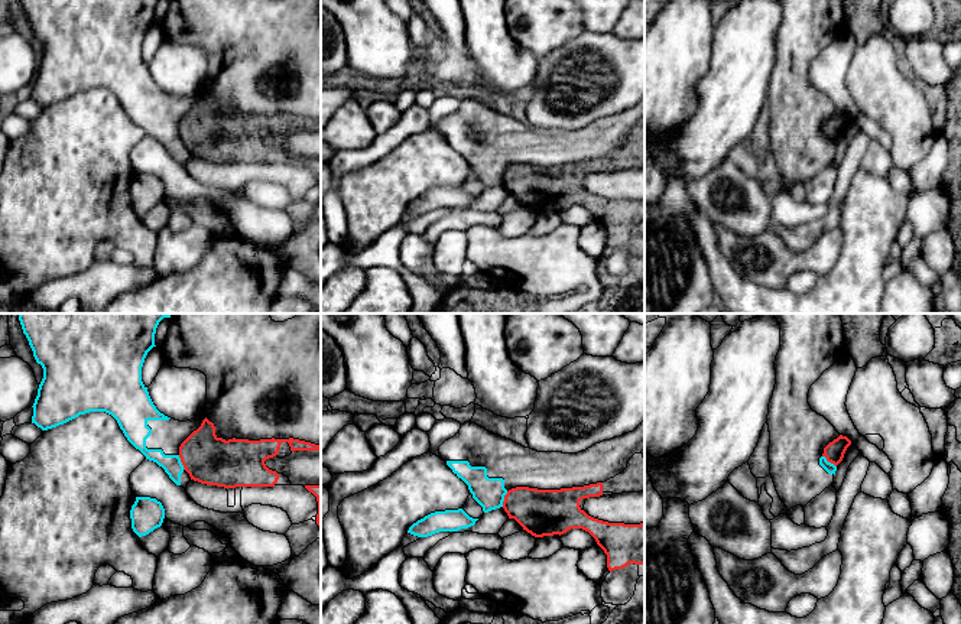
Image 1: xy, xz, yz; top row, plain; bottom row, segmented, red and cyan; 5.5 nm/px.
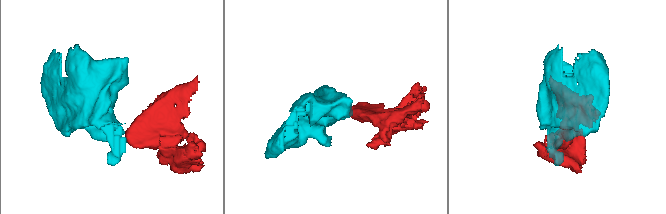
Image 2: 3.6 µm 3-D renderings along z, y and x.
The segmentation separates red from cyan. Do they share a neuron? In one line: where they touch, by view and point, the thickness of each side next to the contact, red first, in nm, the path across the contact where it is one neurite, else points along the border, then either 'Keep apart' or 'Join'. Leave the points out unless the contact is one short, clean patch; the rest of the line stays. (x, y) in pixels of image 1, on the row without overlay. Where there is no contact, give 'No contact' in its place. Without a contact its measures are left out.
Touches red at xz (505, 175). Thickness 260 nm (red) against 170 nm. Boundary: xz (507, 168), (502, 182). Keep apart

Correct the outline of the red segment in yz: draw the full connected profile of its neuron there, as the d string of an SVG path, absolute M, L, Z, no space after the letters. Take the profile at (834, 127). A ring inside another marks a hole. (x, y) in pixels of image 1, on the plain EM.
M840 111L837 116L829 118L824 124L822 133L835 143L843 137L847 124L851 121L851 117L847 113Z

